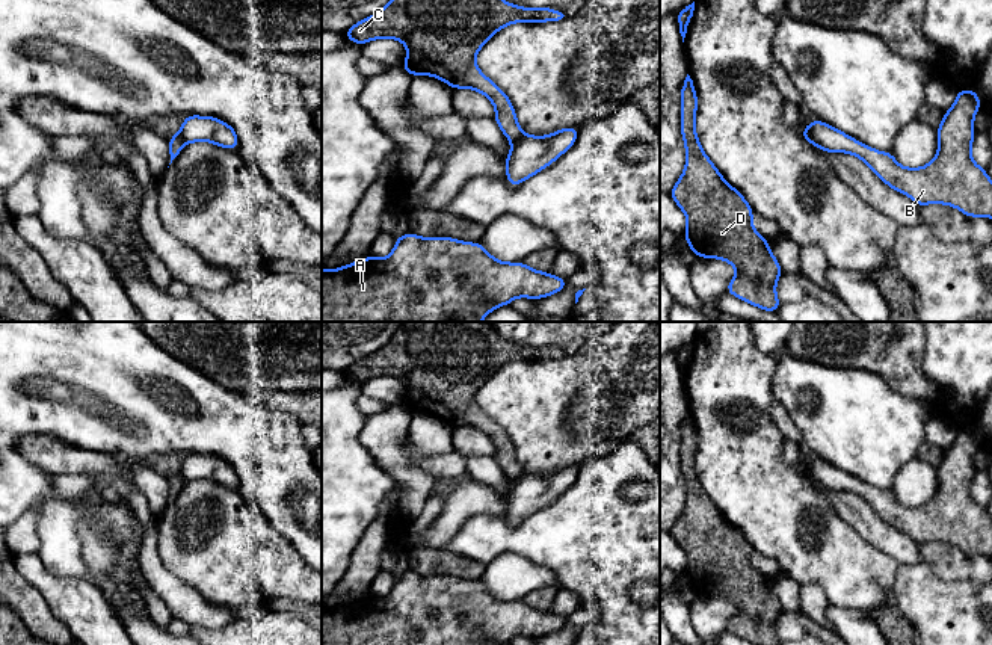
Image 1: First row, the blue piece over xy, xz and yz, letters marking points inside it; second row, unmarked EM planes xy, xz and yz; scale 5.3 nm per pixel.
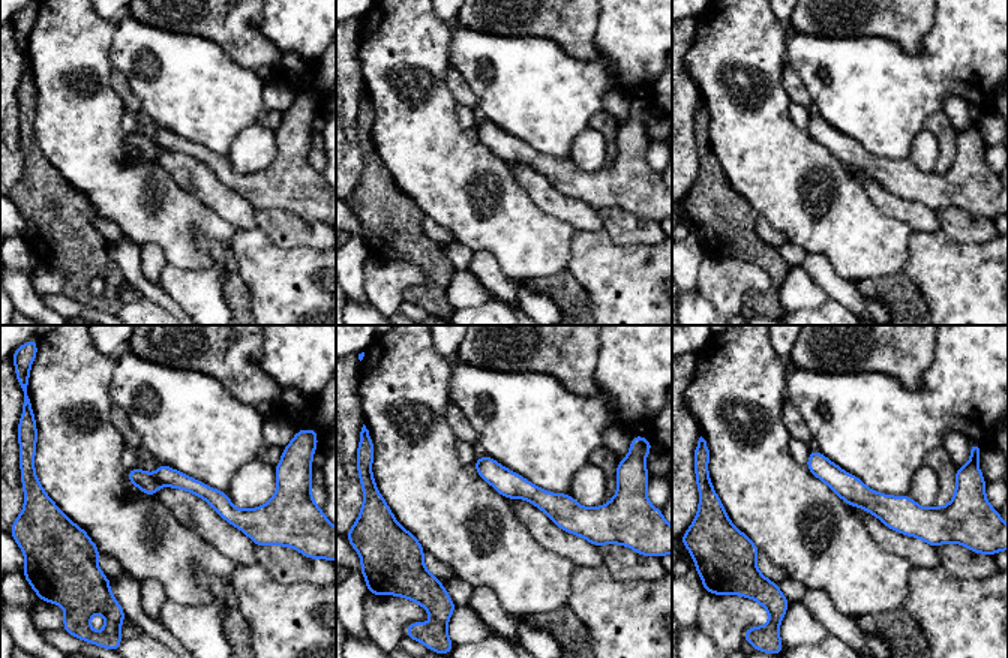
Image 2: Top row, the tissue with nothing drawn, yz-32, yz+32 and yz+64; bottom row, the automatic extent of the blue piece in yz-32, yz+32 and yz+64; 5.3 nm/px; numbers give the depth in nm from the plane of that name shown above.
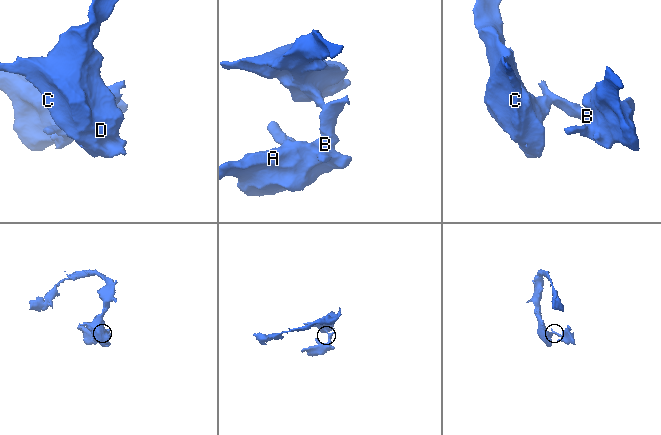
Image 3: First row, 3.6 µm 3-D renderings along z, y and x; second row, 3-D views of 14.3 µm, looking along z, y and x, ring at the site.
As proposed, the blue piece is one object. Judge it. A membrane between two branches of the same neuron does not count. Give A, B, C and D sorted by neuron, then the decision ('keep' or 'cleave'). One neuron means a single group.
groups A B / C D; cleave

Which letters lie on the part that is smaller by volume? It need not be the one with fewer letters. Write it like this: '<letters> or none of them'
A, B

